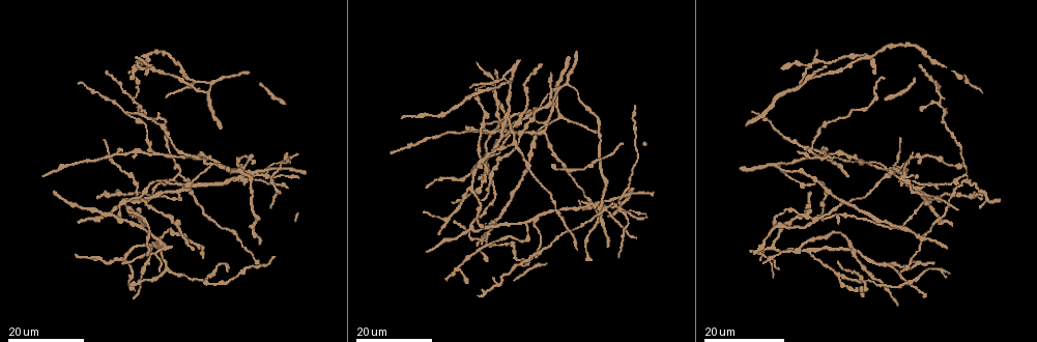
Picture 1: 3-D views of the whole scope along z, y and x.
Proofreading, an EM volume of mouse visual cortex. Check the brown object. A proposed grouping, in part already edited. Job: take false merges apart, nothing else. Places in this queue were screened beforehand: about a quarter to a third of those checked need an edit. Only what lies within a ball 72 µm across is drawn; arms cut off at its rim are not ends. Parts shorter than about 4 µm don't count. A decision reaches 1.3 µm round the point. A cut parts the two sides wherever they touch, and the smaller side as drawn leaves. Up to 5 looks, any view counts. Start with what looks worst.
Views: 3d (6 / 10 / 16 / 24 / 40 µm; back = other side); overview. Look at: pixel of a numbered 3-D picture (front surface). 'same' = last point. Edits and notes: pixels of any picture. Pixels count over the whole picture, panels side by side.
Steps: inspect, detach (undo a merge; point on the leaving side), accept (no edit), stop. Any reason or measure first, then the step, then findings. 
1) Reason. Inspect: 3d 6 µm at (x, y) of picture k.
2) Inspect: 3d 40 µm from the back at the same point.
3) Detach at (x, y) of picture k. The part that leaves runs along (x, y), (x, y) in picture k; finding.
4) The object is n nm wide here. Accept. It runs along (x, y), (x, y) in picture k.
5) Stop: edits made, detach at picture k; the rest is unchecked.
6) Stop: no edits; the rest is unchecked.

Side arm on a straight run. Inspect: 3d 24 µm at (132, 98) of picture 1.

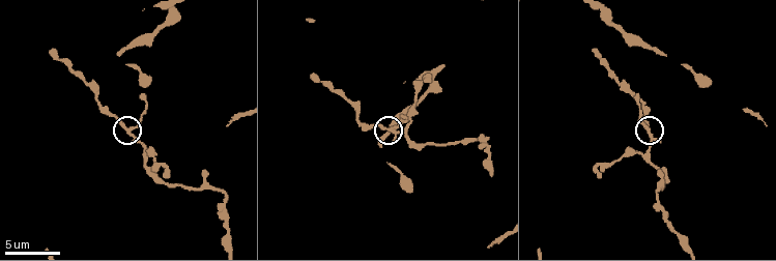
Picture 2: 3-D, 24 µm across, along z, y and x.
Zoom in. Inspect: 3d 10 µm at (388, 127) of picture 2.

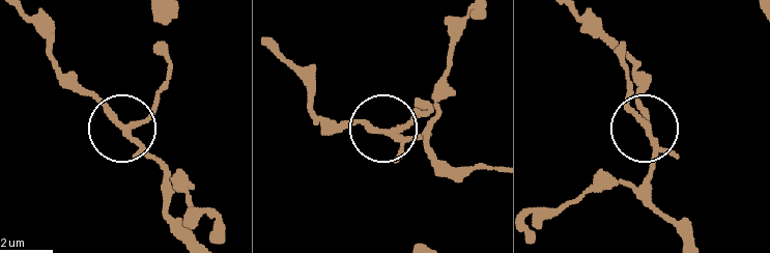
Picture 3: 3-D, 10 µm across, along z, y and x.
Accept. It runs along (685, 241), (652, 193), (652, 140), (638, 97), (638, 68) in picture 3; one cell here.

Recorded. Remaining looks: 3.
Three arms meet. Inspect: 3d 16 µm at (172, 178) of picture 1.

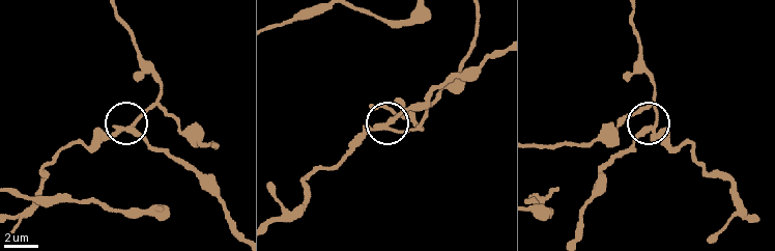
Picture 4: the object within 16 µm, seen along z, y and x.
Inspect: 3d 6 µm at (129, 130) of picture 4.

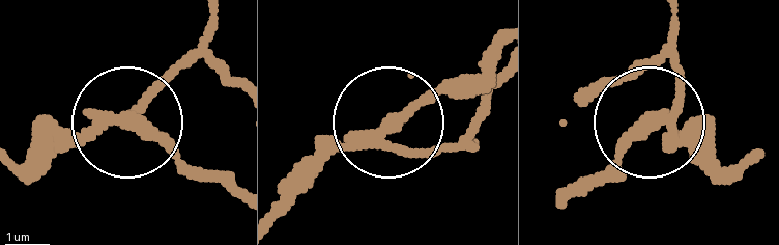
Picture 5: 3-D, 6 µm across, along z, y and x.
Other side. Inspect: 3d 6 µm from the back at (385, 126) of picture 5.

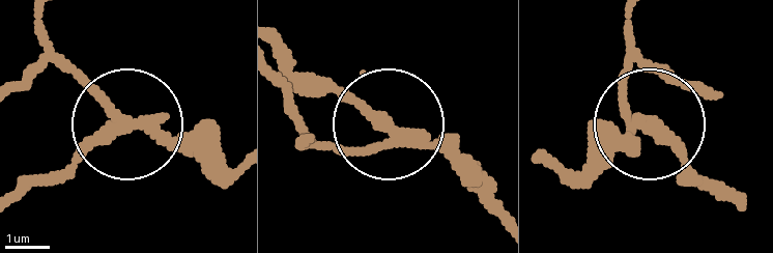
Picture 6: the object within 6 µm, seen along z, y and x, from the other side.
Detach at (90, 138) of picture 6. The part that leaves runs along (140, 118), (21, 186) in picture 6; a second cell is stuck on.

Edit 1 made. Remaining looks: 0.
Stop: edits made, detach at picture 6; the rest is unchecked.

